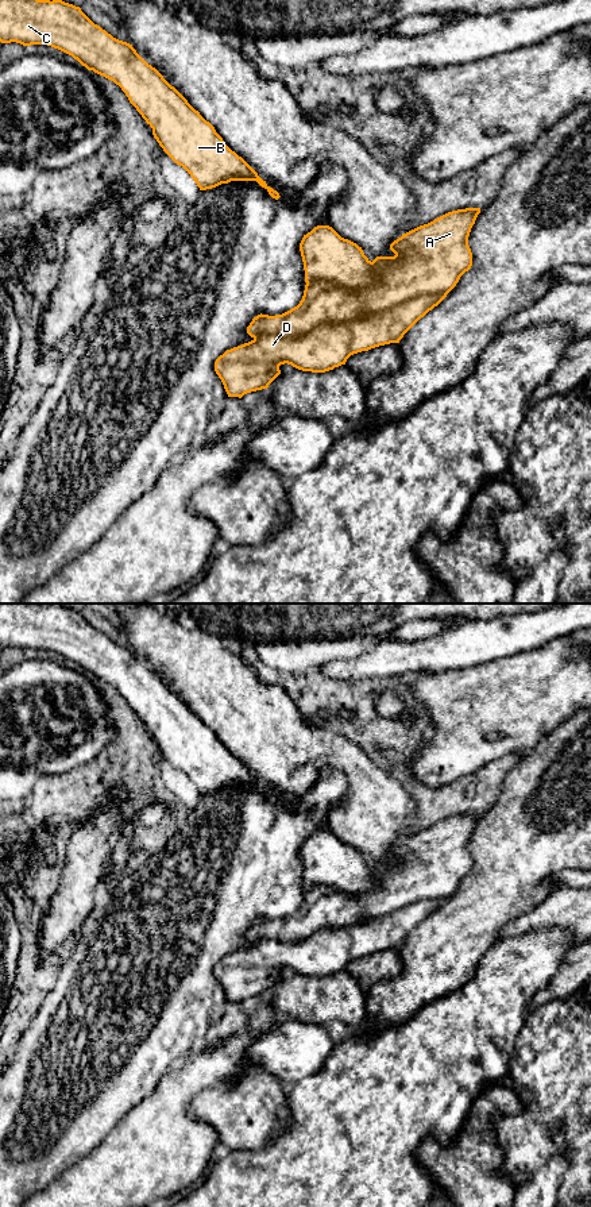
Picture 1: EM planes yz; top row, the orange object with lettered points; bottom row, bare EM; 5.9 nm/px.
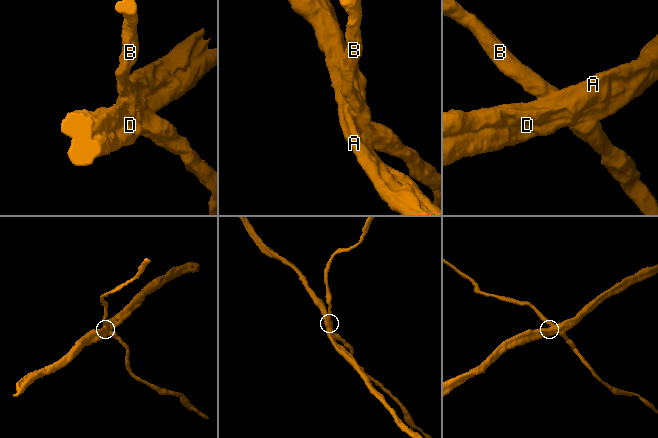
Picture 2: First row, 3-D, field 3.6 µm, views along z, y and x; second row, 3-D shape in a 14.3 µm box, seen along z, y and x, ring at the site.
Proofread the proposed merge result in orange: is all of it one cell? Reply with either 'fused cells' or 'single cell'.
fused cells

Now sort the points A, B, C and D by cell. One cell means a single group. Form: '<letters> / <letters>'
A D / B C

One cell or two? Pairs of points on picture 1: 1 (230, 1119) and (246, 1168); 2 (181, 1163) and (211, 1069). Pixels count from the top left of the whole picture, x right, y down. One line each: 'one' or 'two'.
1: two
2: one

